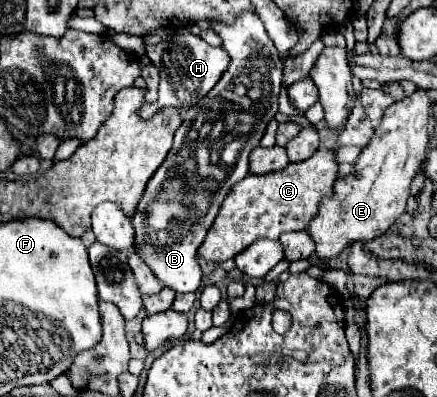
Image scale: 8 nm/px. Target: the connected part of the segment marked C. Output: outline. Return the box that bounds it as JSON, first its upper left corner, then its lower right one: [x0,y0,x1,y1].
[198,149,338,263]

